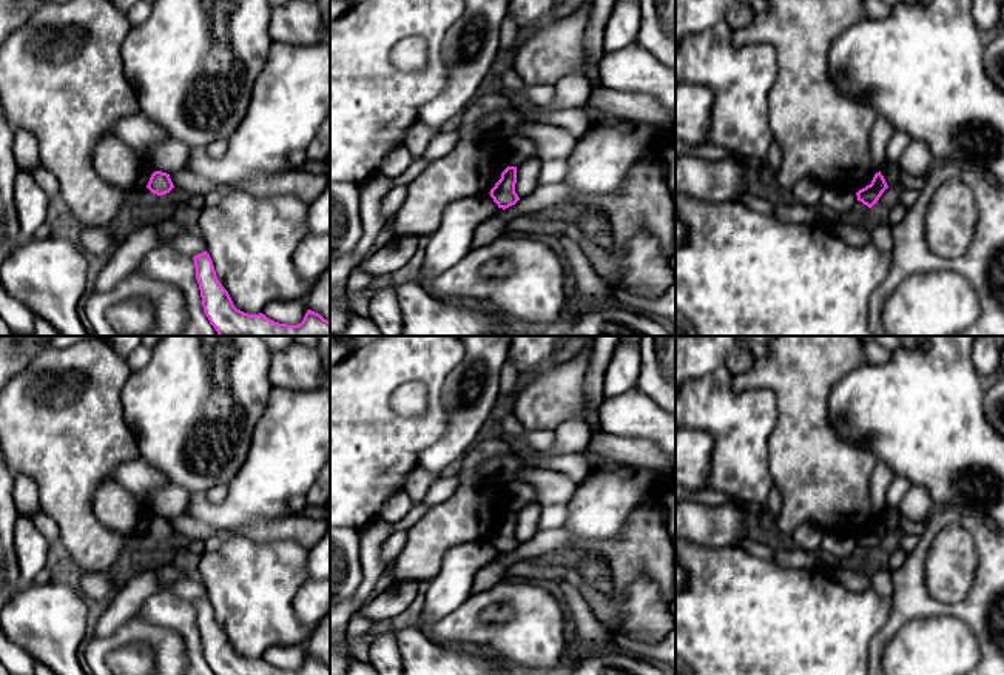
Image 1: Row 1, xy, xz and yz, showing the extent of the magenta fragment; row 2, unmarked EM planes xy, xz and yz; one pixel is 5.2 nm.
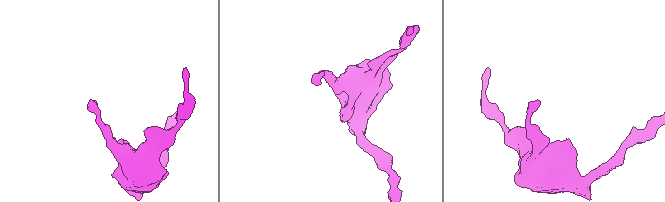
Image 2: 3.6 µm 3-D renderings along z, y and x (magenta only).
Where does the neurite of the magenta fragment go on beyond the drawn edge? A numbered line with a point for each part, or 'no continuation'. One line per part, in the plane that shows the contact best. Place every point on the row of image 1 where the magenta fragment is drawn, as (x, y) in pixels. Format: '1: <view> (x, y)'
no continuation

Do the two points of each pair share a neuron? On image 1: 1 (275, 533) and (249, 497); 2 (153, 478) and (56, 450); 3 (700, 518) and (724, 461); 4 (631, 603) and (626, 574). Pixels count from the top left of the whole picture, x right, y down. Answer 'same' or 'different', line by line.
1: different
2: different
3: different
4: different

